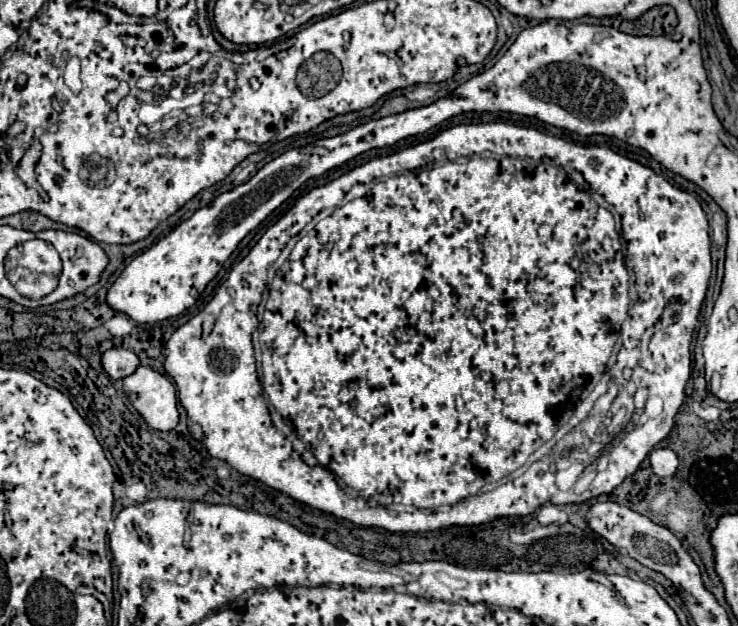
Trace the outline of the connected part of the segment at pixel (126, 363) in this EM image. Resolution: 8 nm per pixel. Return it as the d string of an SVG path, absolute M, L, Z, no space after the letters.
M114 347L102 353L102 367L112 379L122 379L128 373L134 373L136 365L140 365L140 359L122 347Z

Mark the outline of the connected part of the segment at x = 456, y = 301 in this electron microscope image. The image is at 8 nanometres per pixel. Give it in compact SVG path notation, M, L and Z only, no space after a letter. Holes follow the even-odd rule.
M498 121L498 122L497 122L497 123L495 123L495 122L491 122L491 123L486 123L486 124L484 124L484 123L480 123L480 124L460 124L460 125L456 125L456 126L453 126L453 127L451 127L451 128L449 128L449 129L446 129L446 131L442 131L442 133L440 133L440 135L437 135L437 136L436 136L436 137L434 137L434 139L432 139L432 140L429 140L429 141L425 141L425 142L424 142L424 143L420 143L420 144L418 144L418 145L416 145L416 147L409 147L409 148L406 148L406 149L403 149L403 150L401 150L401 151L400 151L400 152L396 152L396 153L393 153L393 154L391 154L391 155L387 155L387 156L383 156L383 157L380 157L380 158L375 158L375 159L373 159L373 160L371 160L371 161L369 161L369 162L367 162L367 163L365 163L365 164L363 164L363 165L361 165L361 166L358 166L358 167L356 167L356 168L354 168L354 169L353 169L353 170L351 170L351 171L350 171L350 172L348 172L348 173L346 173L346 174L344 174L344 175L342 175L342 176L341 176L341 177L339 177L339 178L338 178L338 179L336 179L336 180L334 180L334 181L332 181L332 182L330 182L330 183L328 183L328 184L326 184L326 185L324 185L324 186L322 186L322 187L317 187L317 188L314 188L314 189L312 189L312 190L311 190L311 191L310 191L310 192L309 192L309 193L308 193L308 194L306 194L306 195L305 195L305 196L304 196L304 197L301 197L301 198L300 198L300 199L299 199L299 200L298 200L298 201L297 201L297 202L296 202L296 203L295 203L295 204L294 204L294 206L293 206L293 207L292 207L292 208L291 208L291 209L290 209L290 210L289 210L289 211L288 211L288 212L286 212L286 213L285 213L285 214L284 214L284 217L282 217L282 219L280 219L280 221L276 221L276 223L274 223L274 225L272 225L272 227L270 227L270 229L268 229L268 231L266 231L266 233L264 233L264 235L262 235L262 237L260 237L260 241L258 241L258 243L256 243L256 245L254 245L254 247L252 247L252 249L250 249L250 253L248 253L248 255L246 255L246 257L244 257L244 259L242 259L242 261L240 261L240 263L238 263L238 265L234 265L234 267L232 267L232 271L230 271L230 275L228 275L228 279L226 279L226 281L224 281L224 283L222 283L222 285L220 285L220 289L218 289L218 293L216 293L216 295L214 295L214 297L212 297L212 301L208 301L208 305L206 305L206 307L204 307L204 309L202 309L202 311L200 311L200 313L198 313L198 315L194 315L194 317L192 317L192 319L190 319L190 321L188 321L188 323L184 323L184 325L182 325L182 327L178 327L178 329L176 329L176 331L174 331L174 333L172 333L172 337L170 337L170 339L168 339L168 343L166 343L166 345L164 345L164 355L166 355L166 361L164 361L164 371L166 371L166 373L168 373L168 375L170 375L170 377L172 377L172 379L174 379L174 383L176 383L176 389L178 389L178 399L180 399L180 403L182 403L182 407L184 407L184 409L186 409L186 413L188 413L188 415L190 415L190 419L188 419L188 429L190 429L190 433L192 433L192 437L194 437L194 439L198 439L198 441L202 441L202 443L204 443L204 447L206 447L206 451L208 451L208 453L210 453L210 455L212 455L212 457L216 457L216 459L222 459L222 461L226 461L226 463L228 463L228 465L230 465L230 467L234 467L234 469L236 469L236 471L238 471L238 473L242 473L242 475L246 475L246 477L252 477L252 479L256 479L256 481L262 481L262 483L266 483L266 485L268 485L268 487L272 487L272 489L278 489L278 491L282 491L282 493L286 493L286 495L290 495L290 497L292 497L292 499L296 499L296 501L300 501L300 503L306 503L306 505L310 505L310 507L314 507L314 509L320 509L320 511L324 511L324 513L330 513L330 515L336 515L336 517L340 517L340 519L348 519L348 521L352 521L352 523L355 523L355 524L356 524L356 525L364 525L364 527L378 527L378 528L382 528L382 529L384 529L384 530L386 530L386 531L392 531L392 533L424 533L424 531L434 531L434 529L442 529L442 527L448 527L448 525L462 525L462 527L470 527L470 525L482 525L482 523L492 523L492 521L494 521L494 519L504 519L504 517L526 517L526 515L532 515L532 513L534 513L534 511L536 511L536 509L538 509L538 507L542 507L542 505L544 505L544 503L554 503L554 505L566 505L566 503L582 503L582 501L588 501L588 499L592 499L592 497L598 497L598 495L604 495L604 493L610 493L610 491L612 491L612 489L614 489L614 487L618 487L618 485L620 485L620 483L622 483L622 481L624 481L624 479L626 479L626 477L628 477L628 475L632 475L632 473L634 473L634 471L636 471L636 469L638 469L638 467L640 467L640 463L642 463L642 461L644 461L644 459L646 459L646 455L648 455L648 453L650 453L650 451L652 451L652 447L654 447L654 445L656 445L656 443L658 443L658 441L662 441L662 439L664 439L664 437L666 437L666 435L668 435L668 433L670 433L670 429L672 429L672 425L674 425L674 417L676 417L676 413L678 413L678 409L680 409L680 405L682 405L682 401L684 401L684 389L686 389L686 384L687 384L687 383L688 383L688 380L689 380L689 379L690 379L690 343L692 343L692 333L694 333L694 327L696 327L696 321L698 321L698 313L700 313L700 310L701 310L701 307L702 307L702 303L704 303L704 299L705 299L705 295L706 295L706 291L707 291L707 288L708 288L708 283L709 283L709 279L710 279L710 276L711 276L711 273L712 273L712 259L711 259L711 240L710 240L710 235L708 235L708 229L710 229L710 227L708 227L708 219L706 219L706 215L704 215L704 211L702 211L702 207L700 207L700 203L698 203L698 201L696 201L696 199L694 199L694 197L692 197L692 195L688 195L688 192L687 192L687 191L684 191L684 190L683 190L683 191L682 191L682 190L681 190L681 189L679 189L679 188L676 188L676 187L672 187L672 185L670 185L670 183L668 183L668 181L666 181L666 179L662 179L662 177L660 177L660 175L656 175L656 173L654 173L654 171L652 171L652 169L650 169L650 167L646 167L646 165L640 165L640 163L638 163L638 161L632 161L632 159L629 159L629 158L628 158L628 157L624 157L624 156L622 156L622 155L619 155L619 154L618 154L618 153L616 153L616 152L614 152L614 151L613 151L613 150L612 150L612 149L610 149L610 148L608 148L608 147L606 147L606 146L603 146L603 145L586 145L586 144L582 144L582 143L579 143L579 142L574 142L574 141L570 141L570 140L566 140L566 139L563 139L563 138L559 138L559 137L550 137L550 135L544 135L544 133L543 133L543 132L541 132L541 131L539 131L539 130L537 130L537 129L534 129L534 128L530 128L530 127L523 127L523 126L521 126L521 127L520 127L520 126L517 126L517 125L514 125L514 124L509 124L509 123L505 123L505 122L501 122L501 121ZM564 167L572 167L572 169L576 169L576 171L573 171L573 172L572 172L572 173L571 173L571 174L570 174L570 175L566 175L566 173L564 173ZM354 183L372 183L372 187L370 187L370 191L368 191L368 193L366 193L366 195L362 195L362 197L356 197L356 199L352 199L352 201L348 201L348 203L344 203L344 205L340 205L340 201L342 201L342 199L344 199L344 197L346 197L346 193L348 193L348 191L350 191L350 189L352 189L352 185L354 185ZM590 189L591 189L591 190L592 190L592 191L593 191L593 192L595 192L595 193L600 193L600 195L602 195L602 197L604 197L604 199L606 199L606 201L608 201L608 203L610 203L610 205L611 205L611 206L613 206L613 205L614 205L614 206L613 206L613 207L618 207L618 212L617 212L617 213L618 213L618 214L619 214L619 213L620 213L620 214L619 214L619 216L620 216L620 215L622 215L622 234L621 234L621 232L620 232L620 233L619 233L619 232L618 232L618 231L616 231L616 229L614 229L614 225L616 225L616 223L614 223L614 217L612 217L612 213L610 213L610 211L608 211L608 209L602 209L602 207L600 207L600 205L598 205L598 203L596 203L596 201L594 201L594 197L592 197L592 191L591 191L591 190L590 190ZM622 235L624 235L624 239L626 239L626 243L628 243L628 255L626 255L626 261L628 261L628 267L630 267L630 269L632 269L632 271L634 271L634 275L636 275L636 287L638 287L638 303L636 303L636 305L634 305L634 309L630 309L630 313L628 313L628 303L630 303L630 297L628 297L628 281L630 281L630 275L628 275L628 269L626 269L626 263L624 263L624 253L622 253ZM518 261L520 261L520 265L524 265L524 269L522 269L522 267L520 267L520 271L528 271L528 281L518 281L518 277L516 277L516 271L514 271L514 263L518 263ZM266 263L274 263L274 264L273 264L273 265L272 265L272 266L270 266L270 267L269 267L269 268L268 268L268 279L269 279L269 280L273 280L273 278L274 278L274 281L272 281L272 289L270 289L270 295L268 295L268 296L263 296L263 298L262 298L262 289L264 289L264 287L266 287ZM260 299L262 299L262 302L261 302L261 304L262 304L262 307L264 307L264 306L265 306L265 303L266 303L266 309L264 309L264 313L262 313L262 319L260 319L260 327L258 327L258 319L256 319L256 307L258 307L258 303L260 303ZM672 303L674 303L674 309L672 309L672 315L670 315L670 319L668 319L668 321L662 321L662 313L664 313L664 311L668 311L668 309L670 309L670 305L672 305ZM540 345L544 345L544 349L542 349L542 353L540 353L540 351L538 351L538 353L524 353L524 349L540 349ZM610 353L612 353L612 355L611 355L611 358L612 358L612 360L613 360L613 361L614 361L614 360L615 360L615 359L616 359L616 363L612 363L612 364L610 364L610 365L609 365L609 366L608 366L608 367L607 367L607 369L606 369L606 365L608 365L608 359L610 359ZM644 355L648 355L648 361L652 361L652 365L650 365L650 367L644 367L644 363L642 363L642 359L644 359ZM590 365L592 365L592 367L598 367L598 369L594 369L594 371L598 371L598 377L600 377L600 379L601 379L601 380L600 380L600 379L598 379L598 381L599 381L599 382L598 382L598 381L590 381L590 379L586 379L586 367L590 367ZM624 367L630 367L630 369L634 369L634 375L632 375L632 381L634 381L634 383L636 383L636 385L638 385L638 387L646 387L646 389L648 389L648 393L650 393L650 395L658 395L658 397L662 397L662 399L664 399L664 411L662 411L662 413L660 413L660 415L658 415L658 417L656 417L656 419L648 419L648 421L646 421L646 423L644 423L644 425L638 425L638 427L634 427L634 431L630 431L630 433L628 433L628 435L626 435L626 437L616 437L616 439L615 439L615 440L614 440L614 441L613 441L613 442L612 442L612 444L611 444L611 445L610 445L610 446L609 446L609 447L608 447L608 448L607 448L607 449L605 449L605 450L604 450L604 451L603 451L603 453L602 453L602 454L601 454L601 456L600 456L600 457L599 457L599 458L598 458L598 459L597 459L597 460L596 460L596 461L595 461L595 462L594 462L594 463L593 463L593 464L592 464L592 465L593 465L593 466L592 466L592 467L593 467L593 471L594 471L594 473L595 473L595 477L594 477L594 479L590 479L590 480L591 480L591 481L590 481L590 483L589 483L589 487L588 487L588 489L586 489L586 491L584 491L584 493L580 493L580 495L576 495L576 493L574 493L574 491L571 491L571 490L568 490L568 491L560 491L560 489L558 489L558 487L556 487L556 483L554 483L554 473L552 473L552 471L555 471L555 470L556 470L556 463L557 463L557 459L558 459L558 458L559 458L559 457L560 457L560 455L559 455L559 453L558 453L558 455L555 455L555 456L554 456L554 457L553 457L553 460L554 460L554 462L553 462L553 465L552 465L552 464L551 464L551 469L528 469L528 471L526 471L526 473L524 473L524 470L520 470L520 468L521 468L521 467L522 467L522 465L524 465L524 463L526 463L526 462L527 462L527 460L530 460L530 459L528 459L528 457L530 457L530 455L532 455L532 454L533 454L533 457L536 457L536 456L546 456L546 455L549 455L549 454L550 454L550 452L551 452L551 450L552 450L552 448L553 448L553 447L554 447L554 446L555 446L555 445L556 445L556 443L557 443L557 441L558 441L558 440L560 440L560 439L561 439L561 438L562 438L562 437L564 437L564 436L565 436L565 435L566 435L566 434L567 434L567 433L569 433L569 432L570 432L570 431L571 431L571 430L572 430L572 429L573 429L573 428L574 428L574 427L576 427L576 426L577 426L577 425L578 425L578 424L579 424L579 423L580 423L580 422L581 422L581 421L583 421L583 420L584 420L584 419L585 419L585 418L586 418L586 417L587 417L587 416L588 416L588 414L589 414L589 412L590 412L590 411L591 411L591 409L592 409L592 407L593 407L593 405L594 405L594 403L595 403L595 401L596 401L596 400L597 400L597 399L598 399L598 398L599 398L599 397L600 397L600 396L601 396L601 395L603 395L603 394L605 394L605 393L606 393L606 391L607 391L607 388L608 388L608 383L609 383L609 380L610 380L610 377L609 377L609 371L610 371L610 375L612 375L612 379L620 379L620 373L622 373L622 369L624 369ZM486 383L488 383L488 385L496 385L496 395L494 395L494 399L492 399L492 395L488 395L488 393L484 393L484 391L486 391ZM268 407L269 407L269 409L270 409L270 408L273 408L273 409L274 409L274 410L275 410L275 411L276 411L276 412L277 412L277 413L278 413L278 414L279 414L279 415L280 415L280 416L281 416L281 417L282 417L282 418L284 418L284 420L285 420L285 421L286 421L286 422L287 422L287 423L290 423L290 425L292 425L292 429L293 429L293 434L294 434L294 436L295 436L295 440L296 440L296 441L301 441L301 442L302 442L302 443L304 443L304 445L306 445L306 449L308 449L308 451L310 451L310 453L312 453L312 455L314 455L314 459L316 459L316 461L318 461L318 463L320 463L320 465L316 465L316 467L310 467L310 465L306 465L306 463L304 463L304 457L303 457L303 456L302 456L302 454L301 454L301 457L300 457L300 453L298 453L298 451L294 451L294 449L292 449L292 445L290 445L290 441L288 441L288 439L286 439L286 437L284 437L284 435L282 435L282 433L280 433L280 431L278 431L278 429L276 429L276 427L272 427L272 421L270 421L270 413L268 413ZM514 471L516 471L516 479L514 479L514 481L512 481L512 483L510 483L510 481L508 481L508 483L504 483L504 485L500 485L500 487L497 487L497 486L496 486L496 487L494 487L494 486L493 486L493 485L492 485L492 484L491 484L491 483L498 483L498 481L500 481L500 479L504 479L504 477L508 477L508 475L510 475L510 473L514 473ZM349 488L350 488L350 489L353 489L353 490L354 490L354 491L356 491L356 492L357 492L357 493L358 493L358 494L359 494L359 496L358 496L358 497L353 497L353 496L352 496L352 495L351 495L351 492L350 492L350 490L349 490ZM362 498L364 498L364 499L365 499L365 500L367 500L367 501L368 501L368 500L369 500L369 499L371 499L371 500L374 500L374 501L378 501L378 503L380 503L380 505L382 505L382 506L383 506L383 508L385 508L385 509L380 509L380 507L376 507L376 506L370 506L370 505L368 505L368 503L366 503L366 501L364 501L364 499L362 499Z

